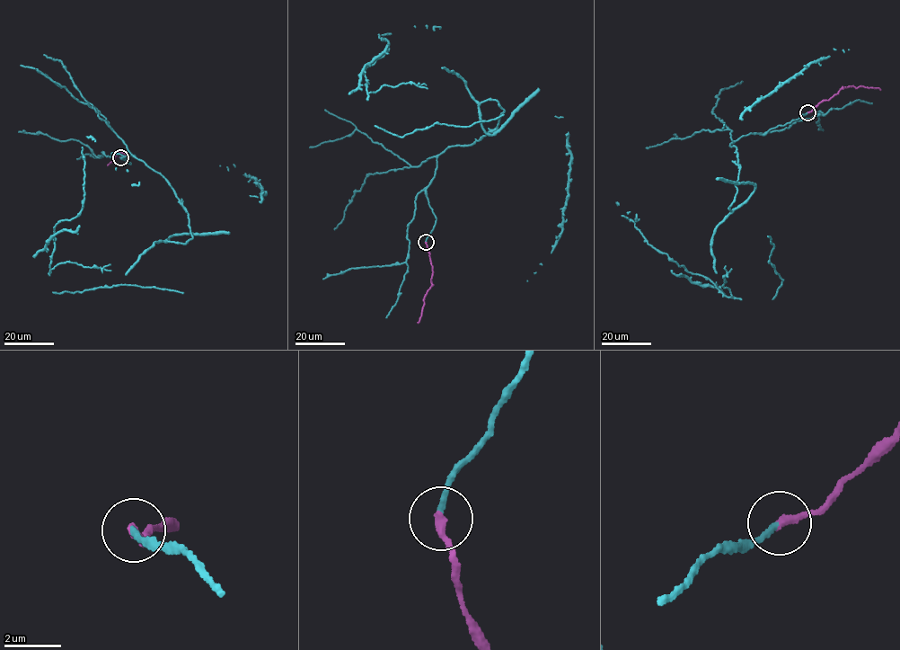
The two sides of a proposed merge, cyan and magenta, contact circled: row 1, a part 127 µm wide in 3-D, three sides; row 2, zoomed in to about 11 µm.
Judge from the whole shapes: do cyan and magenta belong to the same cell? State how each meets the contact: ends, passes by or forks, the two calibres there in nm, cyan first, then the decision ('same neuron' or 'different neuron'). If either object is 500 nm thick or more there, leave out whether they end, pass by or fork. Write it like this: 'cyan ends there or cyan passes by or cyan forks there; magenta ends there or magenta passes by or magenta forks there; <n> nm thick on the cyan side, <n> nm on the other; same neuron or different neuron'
cyan ends there; magenta ends there; 190 nm thick on the cyan side, 300 nm on the other; same neuron

